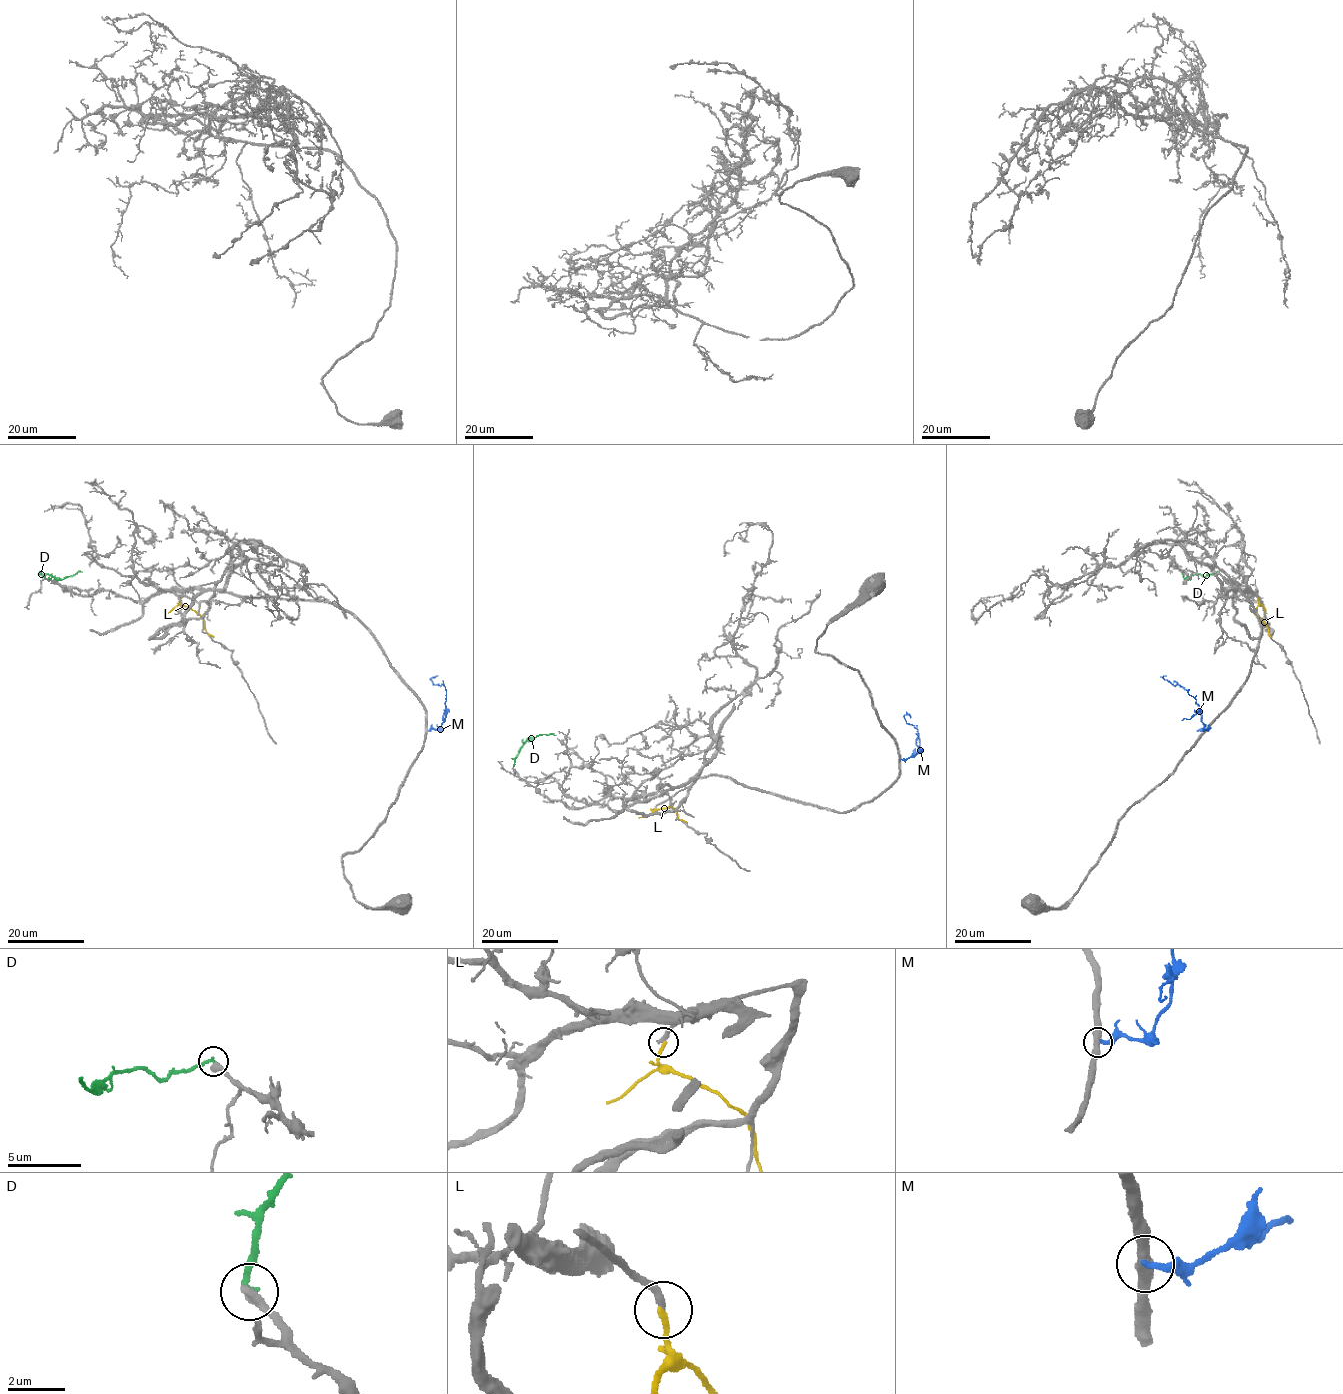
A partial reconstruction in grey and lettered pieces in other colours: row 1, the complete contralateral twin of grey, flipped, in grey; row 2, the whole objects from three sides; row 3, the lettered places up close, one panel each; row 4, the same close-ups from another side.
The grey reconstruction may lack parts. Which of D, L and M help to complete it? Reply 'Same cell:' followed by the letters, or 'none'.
Same cell: D

